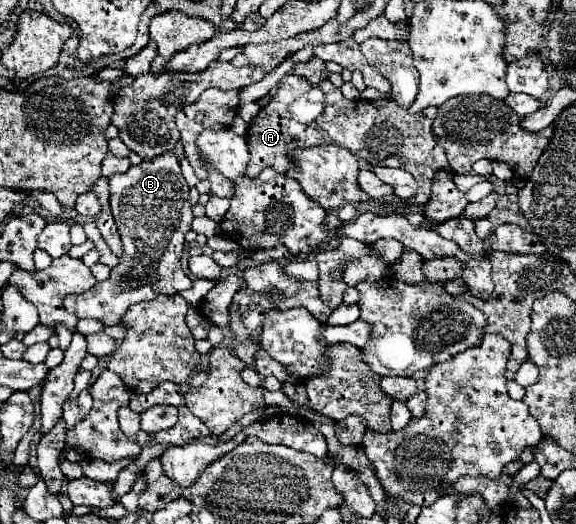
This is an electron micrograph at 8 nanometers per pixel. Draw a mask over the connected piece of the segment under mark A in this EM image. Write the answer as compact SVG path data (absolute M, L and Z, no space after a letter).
M288 74L282 84L276 88L272 100L260 110L258 118L252 122L252 126L248 128L246 132L246 142L248 142L248 152L250 152L250 162L248 162L248 168L246 168L246 176L248 178L256 178L260 174L262 168L276 168L276 172L284 174L288 170L288 164L292 164L290 160L286 160L286 152L288 150L294 150L294 148L302 148L302 146L312 146L312 144L322 144L326 142L324 134L314 126L306 126L306 124L300 124L300 122L294 122L288 114L288 106L292 104L292 100L300 94L304 94L306 90L310 90L310 82L300 78L300 76L294 76L294 74Z

